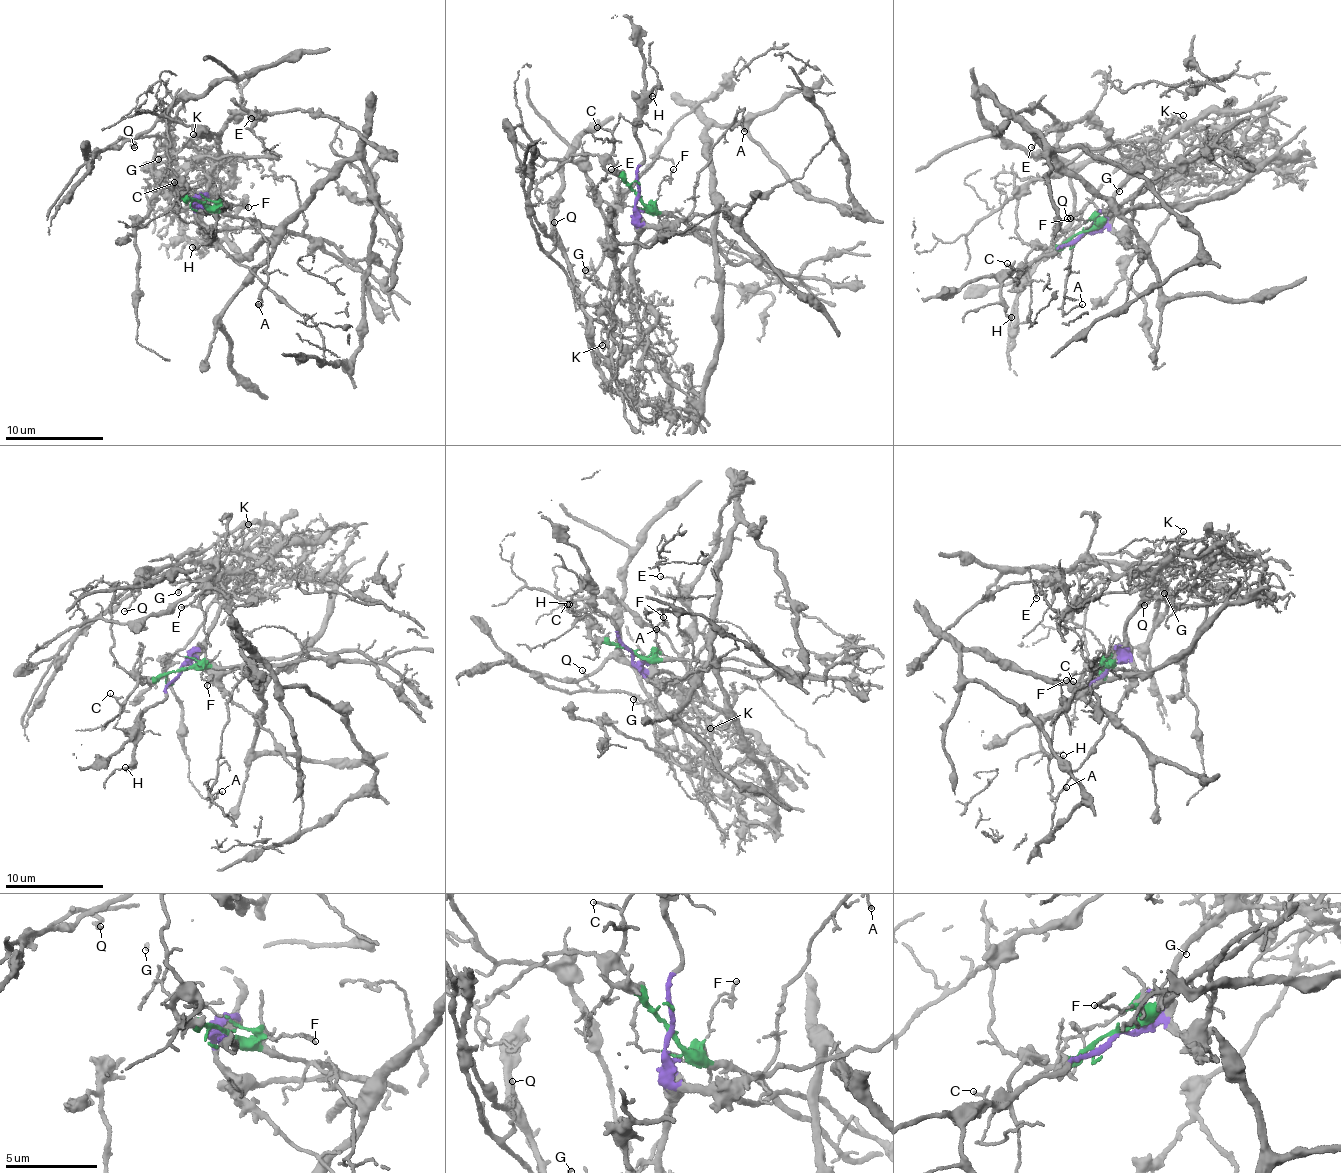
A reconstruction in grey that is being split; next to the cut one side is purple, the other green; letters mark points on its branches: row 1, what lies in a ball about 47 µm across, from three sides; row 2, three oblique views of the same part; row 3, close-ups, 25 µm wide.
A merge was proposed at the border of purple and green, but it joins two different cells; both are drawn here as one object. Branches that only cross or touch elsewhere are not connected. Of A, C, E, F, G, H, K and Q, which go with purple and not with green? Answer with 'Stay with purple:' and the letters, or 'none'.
Stay with purple: E, G, H, K, Q

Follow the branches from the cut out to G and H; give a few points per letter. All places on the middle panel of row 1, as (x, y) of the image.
G: (637, 196), (630, 287), (619, 282), (612, 287), (597, 283), (584, 276), (586, 270)
H: (637, 196), (643, 160), (636, 128), (650, 94), (660, 86), (652, 96)

